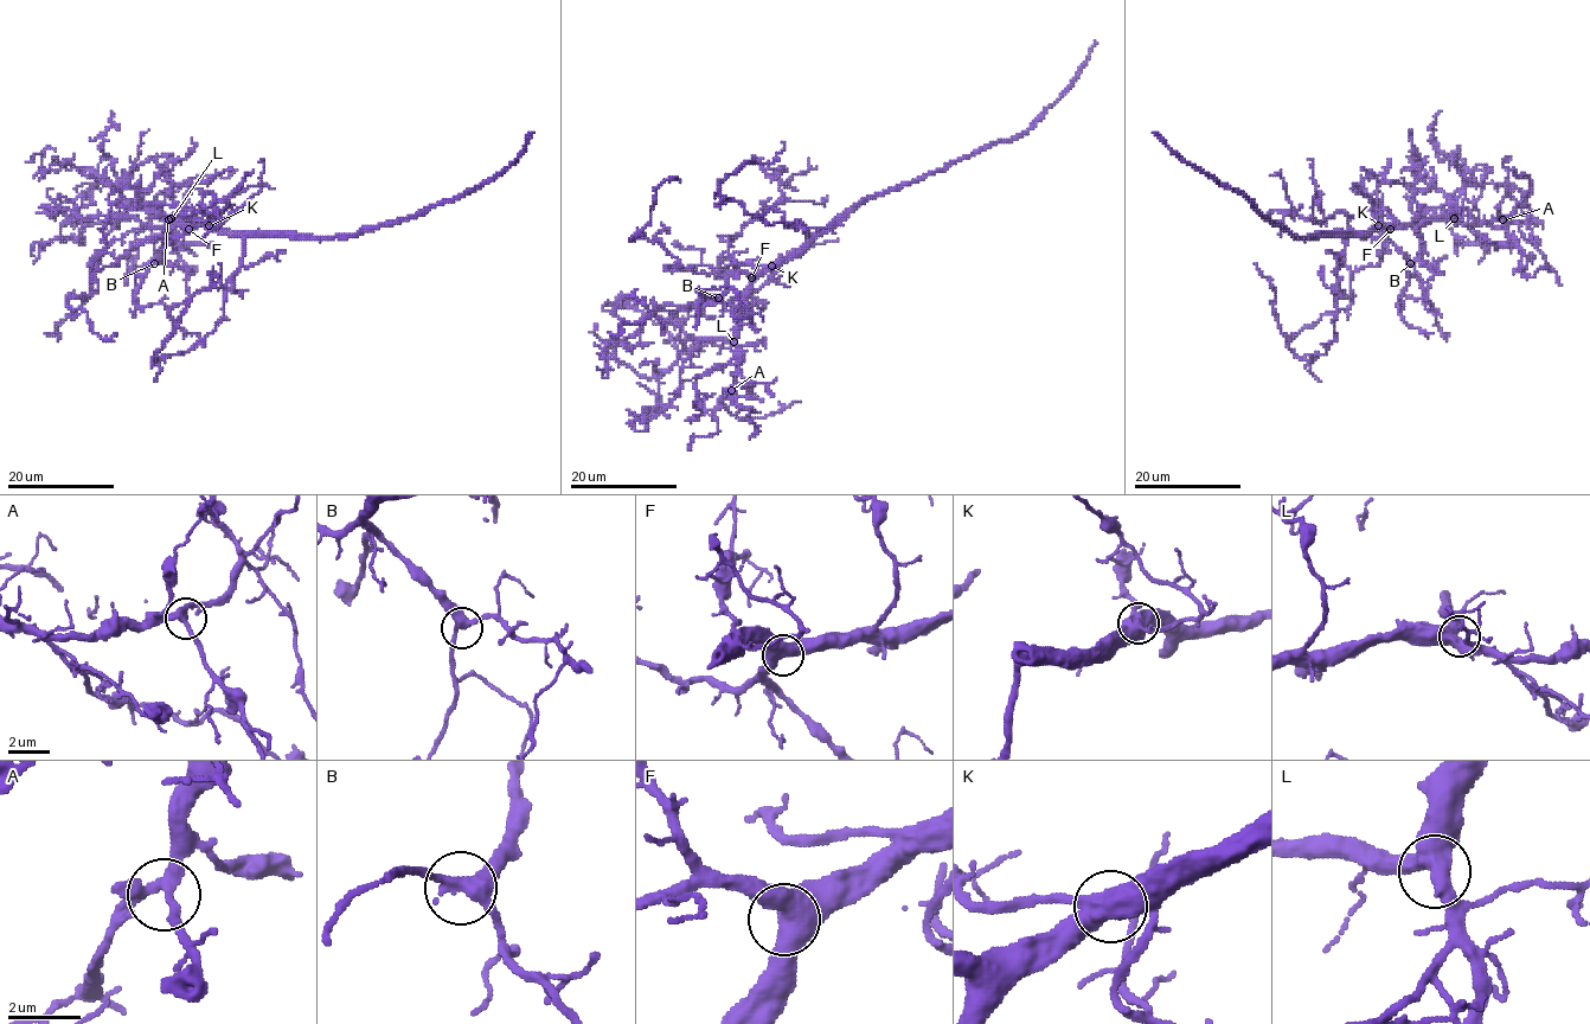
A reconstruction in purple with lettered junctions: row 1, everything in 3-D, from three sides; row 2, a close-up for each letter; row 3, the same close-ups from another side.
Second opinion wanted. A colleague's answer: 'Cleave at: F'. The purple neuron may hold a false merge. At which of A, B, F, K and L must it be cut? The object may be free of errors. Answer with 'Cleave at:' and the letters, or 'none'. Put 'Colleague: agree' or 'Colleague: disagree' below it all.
Cleave at: none
Colleague: disagree

